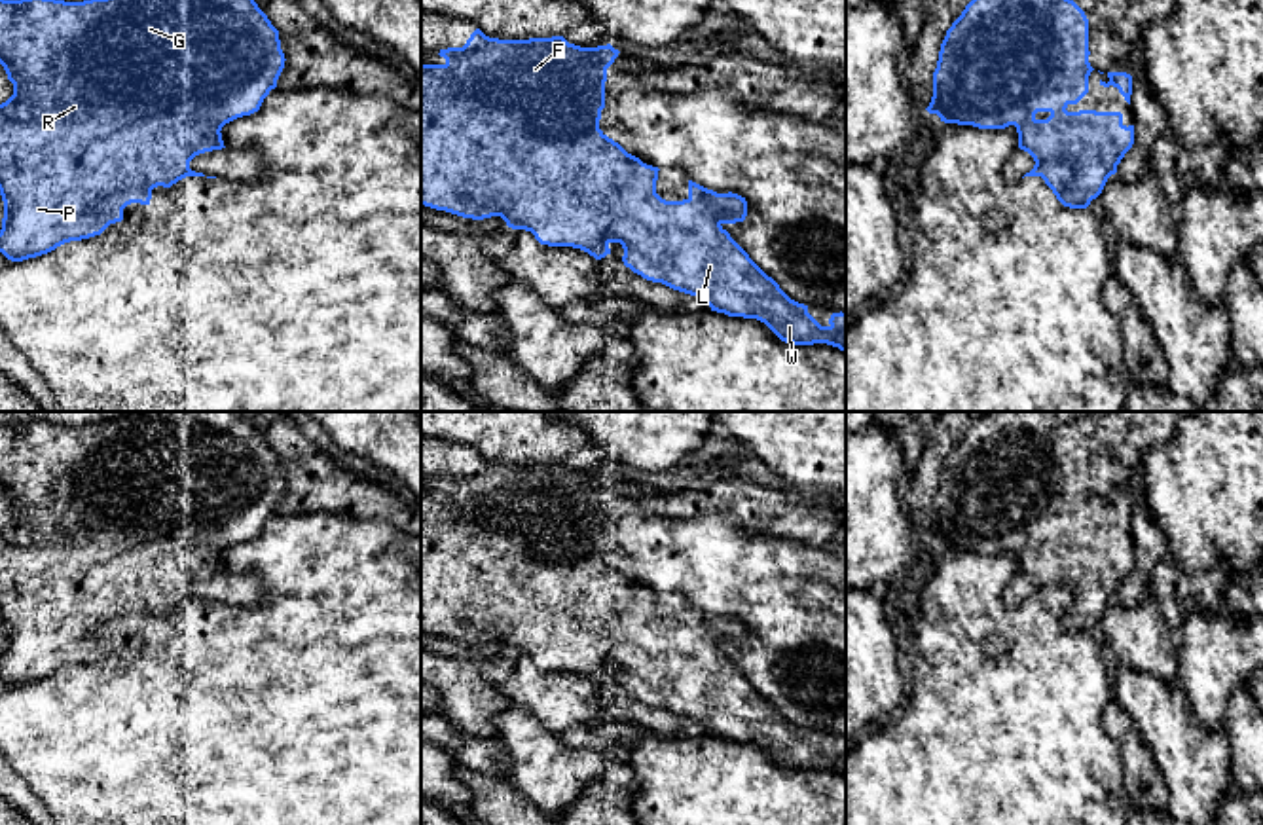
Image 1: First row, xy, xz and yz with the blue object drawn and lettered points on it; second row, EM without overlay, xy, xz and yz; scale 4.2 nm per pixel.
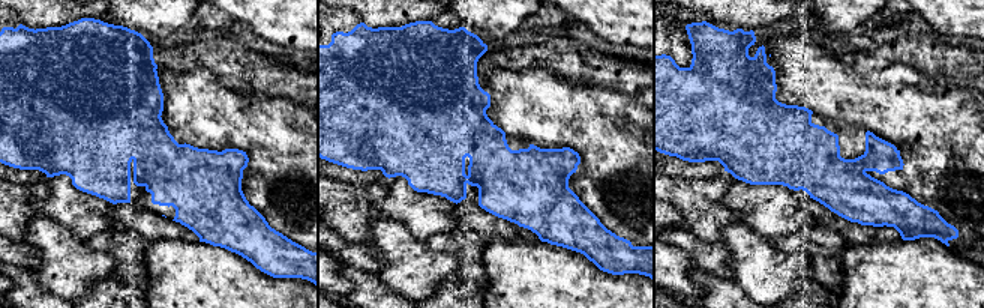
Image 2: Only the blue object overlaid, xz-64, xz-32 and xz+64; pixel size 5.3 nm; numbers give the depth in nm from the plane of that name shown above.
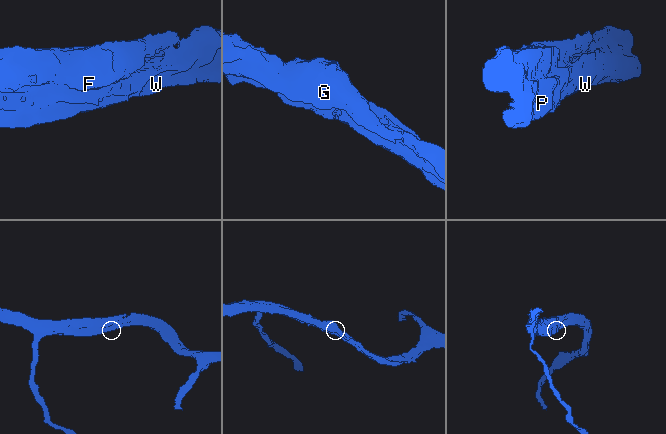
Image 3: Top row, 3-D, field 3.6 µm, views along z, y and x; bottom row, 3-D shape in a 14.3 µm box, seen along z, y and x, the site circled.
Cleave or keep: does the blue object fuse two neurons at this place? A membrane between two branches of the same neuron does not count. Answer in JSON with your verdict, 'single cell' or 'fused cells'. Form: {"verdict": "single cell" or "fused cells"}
{"verdict": "single cell"}

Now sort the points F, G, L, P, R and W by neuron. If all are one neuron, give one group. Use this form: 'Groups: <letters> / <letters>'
Groups: F G L P R W

